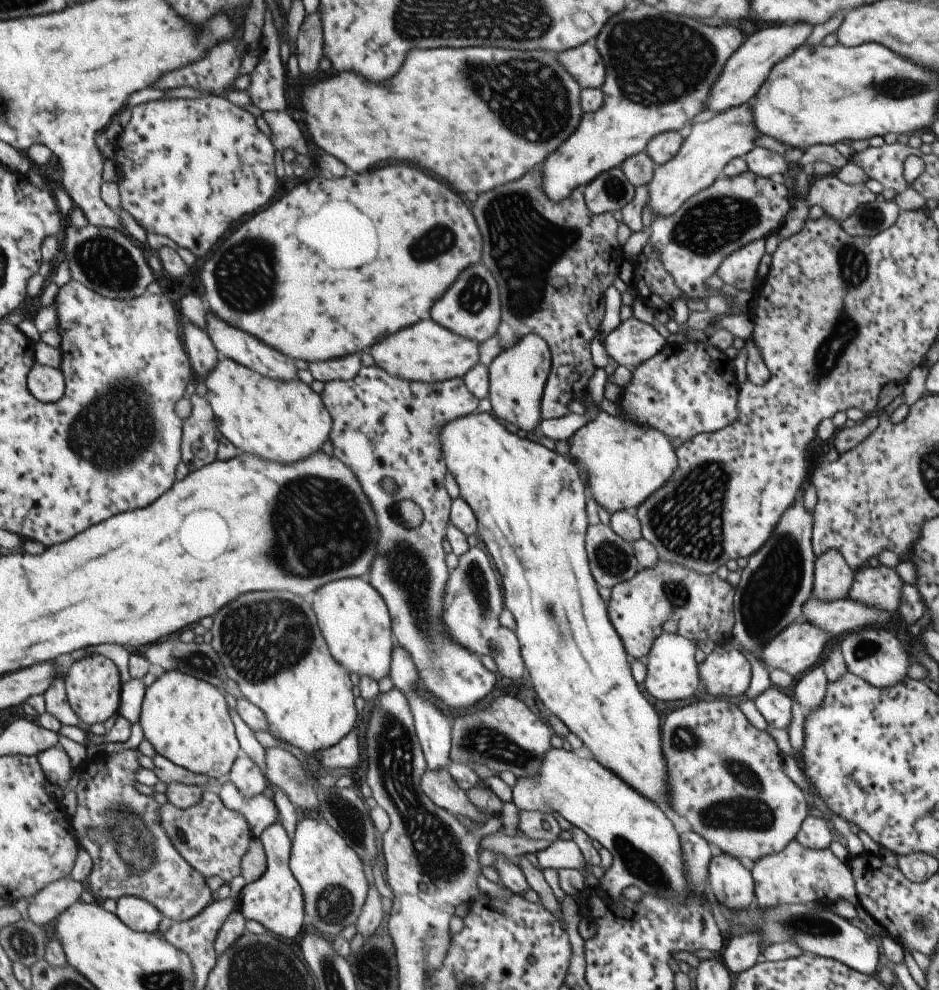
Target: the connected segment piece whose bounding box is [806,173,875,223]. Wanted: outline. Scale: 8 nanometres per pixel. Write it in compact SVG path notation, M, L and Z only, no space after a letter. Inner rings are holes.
M835 173L813 178L806 192L809 206L817 205L827 218L841 222L849 218L863 203L871 203L875 195L864 184L847 185L837 180Z

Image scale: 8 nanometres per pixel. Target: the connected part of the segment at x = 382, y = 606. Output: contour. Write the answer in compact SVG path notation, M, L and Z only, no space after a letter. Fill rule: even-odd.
M360 577L337 579L323 585L315 592L311 604L319 612L319 628L323 628L331 656L347 672L367 675L373 680L388 674L393 634L390 629L390 614L383 597Z

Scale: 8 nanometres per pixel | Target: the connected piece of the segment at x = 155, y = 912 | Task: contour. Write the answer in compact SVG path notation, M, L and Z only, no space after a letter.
M125 895L117 902L117 913L129 928L142 933L159 933L163 913L148 900L133 895Z

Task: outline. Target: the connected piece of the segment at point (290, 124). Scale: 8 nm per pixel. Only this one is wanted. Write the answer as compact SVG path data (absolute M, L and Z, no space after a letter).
M265 111L263 117L270 128L270 137L278 152L293 149L297 154L306 154L305 140L291 114L286 111Z

